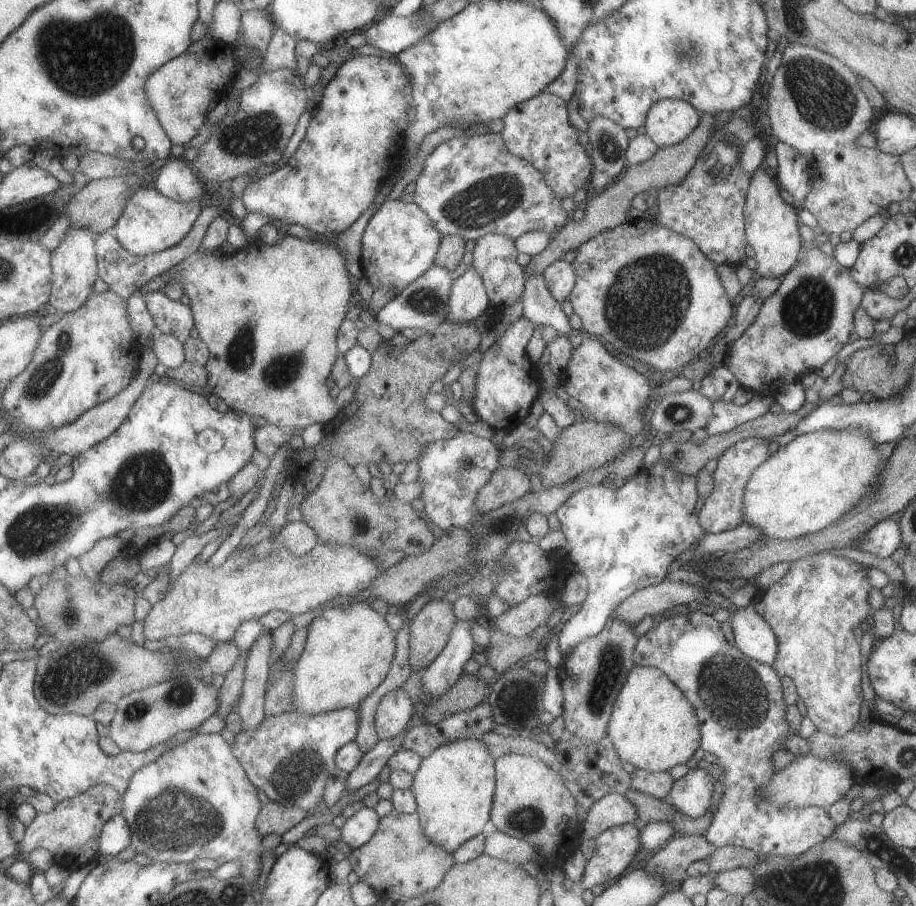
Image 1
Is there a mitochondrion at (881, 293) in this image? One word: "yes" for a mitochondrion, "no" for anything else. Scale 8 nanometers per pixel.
no

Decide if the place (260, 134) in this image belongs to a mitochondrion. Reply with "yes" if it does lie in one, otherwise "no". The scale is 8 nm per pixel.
yes

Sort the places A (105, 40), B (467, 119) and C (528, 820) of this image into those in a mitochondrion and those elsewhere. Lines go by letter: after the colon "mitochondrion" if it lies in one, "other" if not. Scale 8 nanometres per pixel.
A: mitochondrion
B: other
C: mitochondrion

